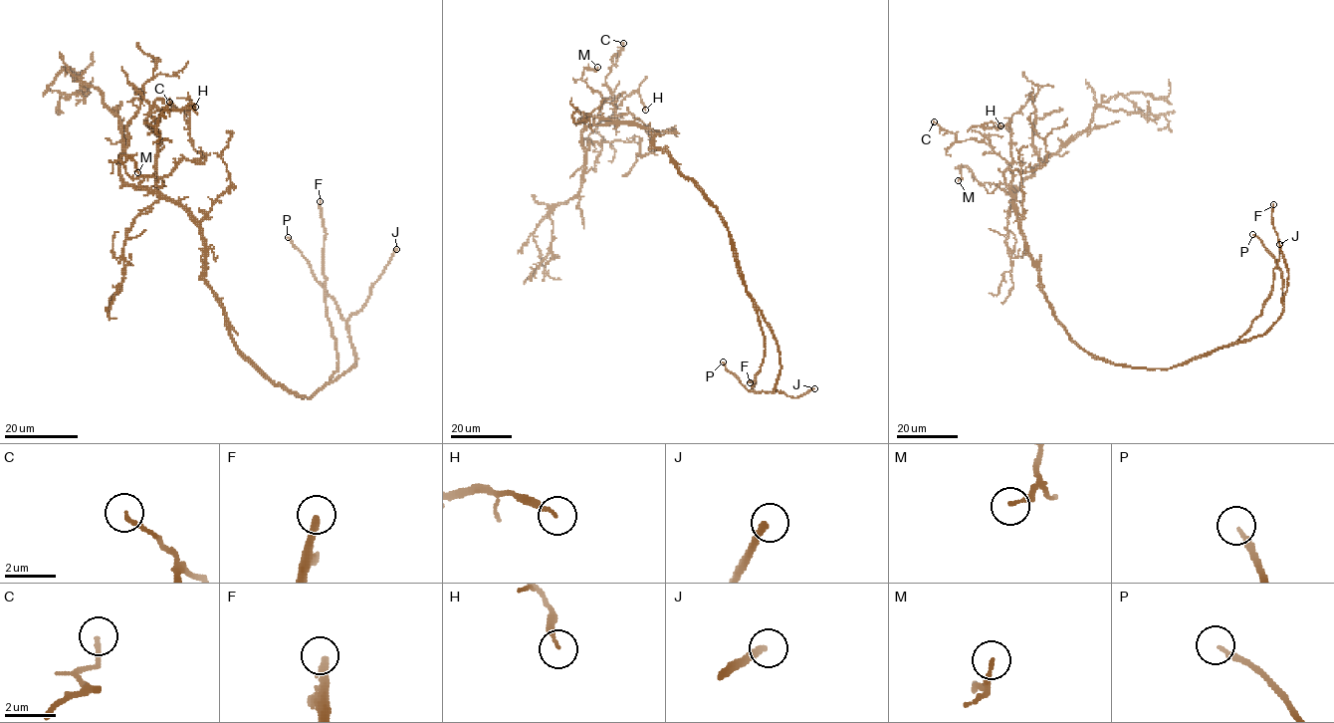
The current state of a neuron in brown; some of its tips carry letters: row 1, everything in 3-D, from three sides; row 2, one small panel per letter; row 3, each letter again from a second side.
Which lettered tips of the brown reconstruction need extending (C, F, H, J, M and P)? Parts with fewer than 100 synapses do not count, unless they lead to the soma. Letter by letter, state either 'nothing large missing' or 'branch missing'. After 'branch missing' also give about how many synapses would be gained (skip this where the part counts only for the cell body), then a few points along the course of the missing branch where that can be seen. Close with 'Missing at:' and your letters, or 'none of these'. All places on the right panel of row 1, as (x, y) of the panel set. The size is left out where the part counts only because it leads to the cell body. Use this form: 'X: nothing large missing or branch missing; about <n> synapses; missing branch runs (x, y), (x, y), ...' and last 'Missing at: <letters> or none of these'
C: nothing large missing
F: branch missing; missing branch runs (1273, 204), (1272, 181), (1263, 153), (1245, 124), (1215, 86), (1215, 82)
H: nothing large missing
J: branch missing; about 300 synapses; missing branch runs (1279, 244), (1163, 136), (1087, 99), (1011, 93), (933, 125), (927, 92), (933, 104), (915, 119), (918, 142)
M: nothing large missing
P: branch missing; about 170 synapses; missing branch runs (1252, 234), (1162, 155), (1155, 152), (1139, 164), (1124, 164), (1122, 147), (1096, 112), (1042, 82)
Missing at: F, J, P

